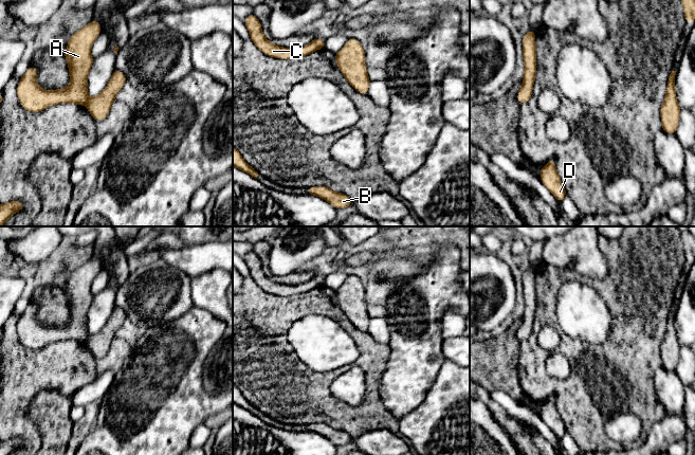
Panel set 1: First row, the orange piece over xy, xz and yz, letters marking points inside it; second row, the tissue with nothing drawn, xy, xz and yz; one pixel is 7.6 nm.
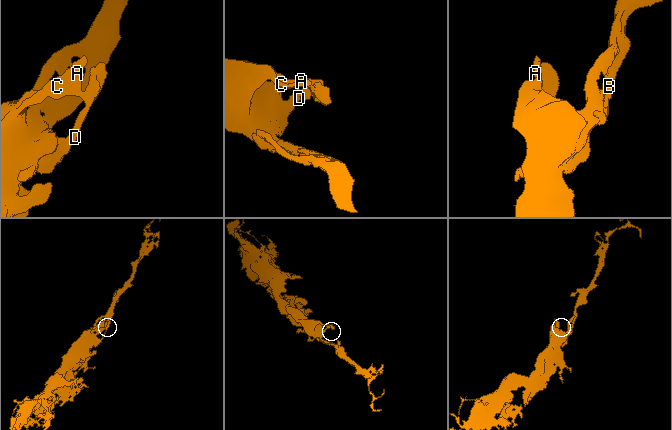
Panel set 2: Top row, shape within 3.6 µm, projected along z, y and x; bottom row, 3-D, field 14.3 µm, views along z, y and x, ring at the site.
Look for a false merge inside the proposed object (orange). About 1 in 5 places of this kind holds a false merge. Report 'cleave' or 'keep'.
keep

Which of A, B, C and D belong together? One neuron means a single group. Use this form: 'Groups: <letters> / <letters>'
Groups: A B C D

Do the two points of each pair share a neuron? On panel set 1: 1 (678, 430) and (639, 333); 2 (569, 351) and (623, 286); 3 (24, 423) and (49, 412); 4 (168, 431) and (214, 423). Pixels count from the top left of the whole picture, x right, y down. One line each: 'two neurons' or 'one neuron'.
1: two neurons
2: one neuron
3: two neurons
4: two neurons

